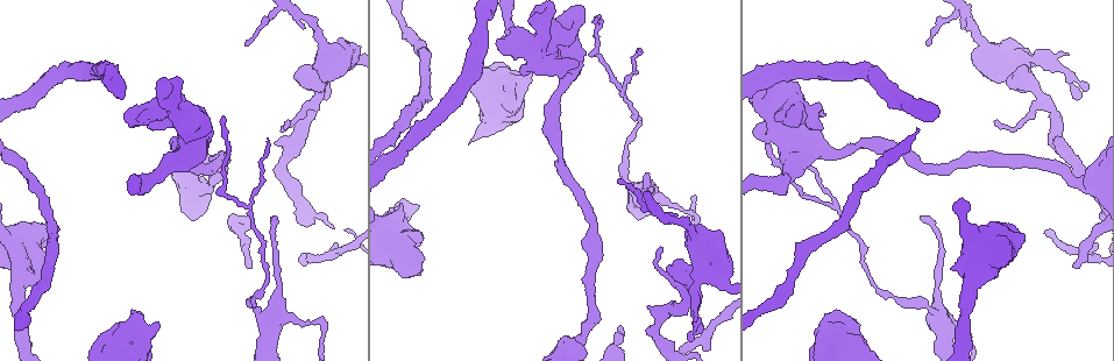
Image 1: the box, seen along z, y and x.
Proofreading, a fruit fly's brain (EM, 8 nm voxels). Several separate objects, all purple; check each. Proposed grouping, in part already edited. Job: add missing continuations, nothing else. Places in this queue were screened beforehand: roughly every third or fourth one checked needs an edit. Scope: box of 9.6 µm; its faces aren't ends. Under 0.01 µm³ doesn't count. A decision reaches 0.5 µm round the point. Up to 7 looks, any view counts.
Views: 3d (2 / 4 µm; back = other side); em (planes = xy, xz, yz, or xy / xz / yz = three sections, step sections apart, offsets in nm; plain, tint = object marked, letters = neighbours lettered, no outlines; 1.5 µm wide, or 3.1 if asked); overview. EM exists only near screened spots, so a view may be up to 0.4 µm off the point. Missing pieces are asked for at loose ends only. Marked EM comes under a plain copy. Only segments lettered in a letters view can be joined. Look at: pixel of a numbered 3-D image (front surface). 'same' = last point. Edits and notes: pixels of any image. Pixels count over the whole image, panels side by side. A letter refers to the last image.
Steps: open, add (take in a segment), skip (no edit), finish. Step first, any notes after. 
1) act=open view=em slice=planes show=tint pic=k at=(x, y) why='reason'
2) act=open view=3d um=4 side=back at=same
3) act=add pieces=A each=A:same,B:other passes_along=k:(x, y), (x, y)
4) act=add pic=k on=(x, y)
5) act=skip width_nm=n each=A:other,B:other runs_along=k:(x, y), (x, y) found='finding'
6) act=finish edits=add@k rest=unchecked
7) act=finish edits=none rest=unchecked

act=open view=em slice=xz step=8 show=letters pic=1 at=(1088, 89) why='free end'

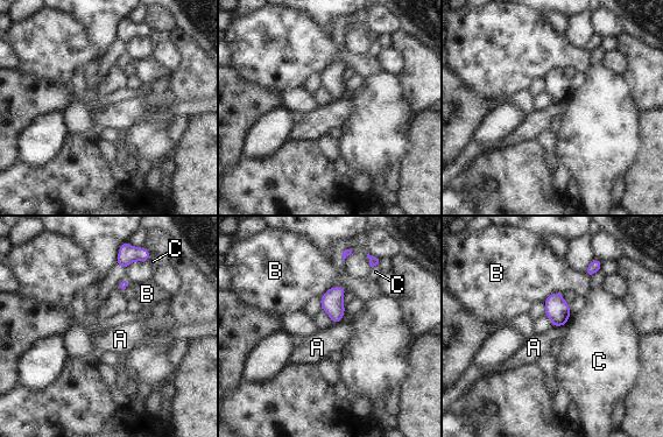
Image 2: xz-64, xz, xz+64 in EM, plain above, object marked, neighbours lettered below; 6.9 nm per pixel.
act=open view=em slice=planes show=letters at=same

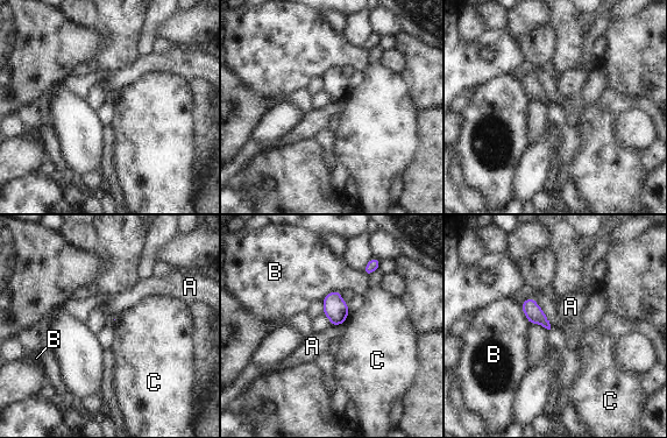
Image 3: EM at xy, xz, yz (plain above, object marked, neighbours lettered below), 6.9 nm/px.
act=skip each=A:other,B:other,C:other border=3:(341, 324), (332, 326) found='none of them fits'

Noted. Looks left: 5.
act=open view=em slice=xy step=8 show=tint pic=1 at=(250, 268)

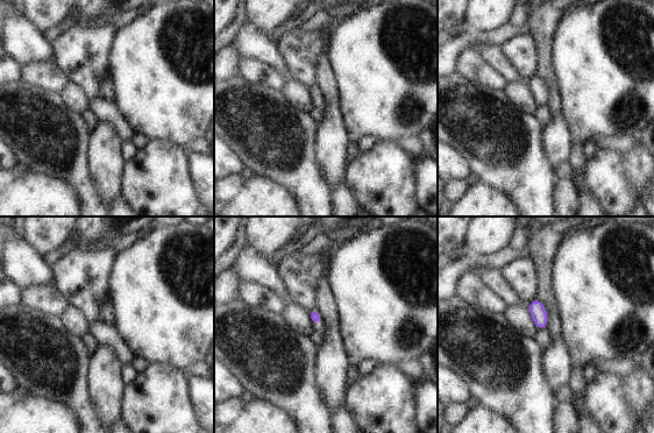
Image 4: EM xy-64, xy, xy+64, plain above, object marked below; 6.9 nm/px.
act=open view=em slice=xz step=4 show=letters at=same why='another direction'

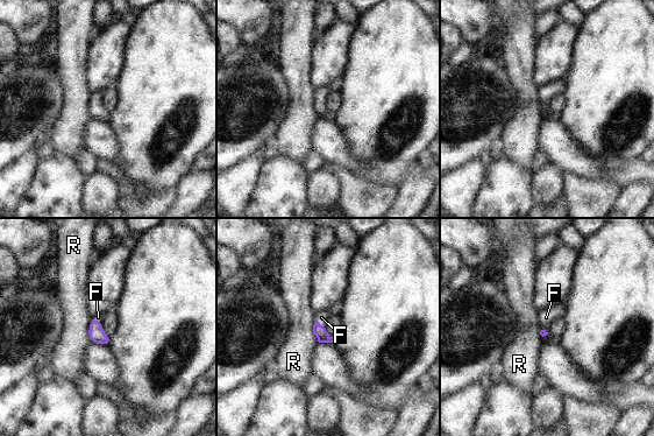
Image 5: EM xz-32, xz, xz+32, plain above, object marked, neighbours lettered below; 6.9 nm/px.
act=add pieces=F each=F:same,R:other passes_along=5:(320, 332), (319, 323), (321, 317) found='the cell continues'

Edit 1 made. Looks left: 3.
act=open view=overview why='see it whole again'

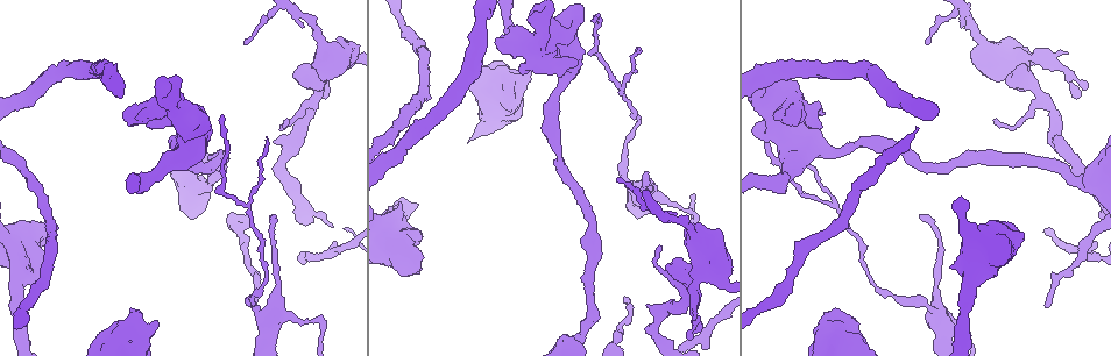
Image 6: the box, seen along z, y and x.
act=open view=em slice=planes show=letters pic=6 at=(146, 124) why='branch stops here'

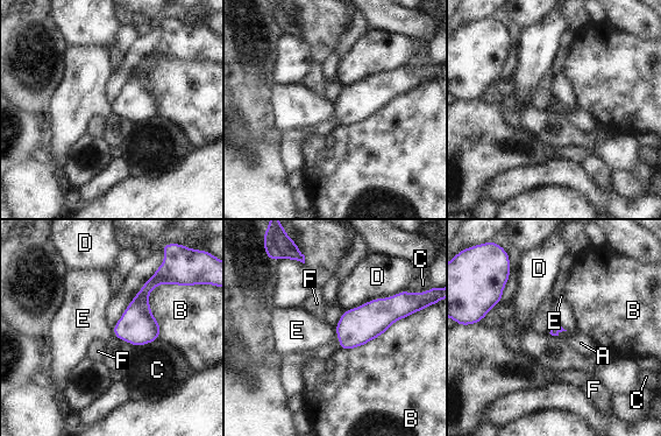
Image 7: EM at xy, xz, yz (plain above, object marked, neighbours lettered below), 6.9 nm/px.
act=skip each=A:other,B:other,C:other,D:other,E:other,F:other found='no lettered segment goes on from it'

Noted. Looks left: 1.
act=finish edits=add@5 rest=unchecked

